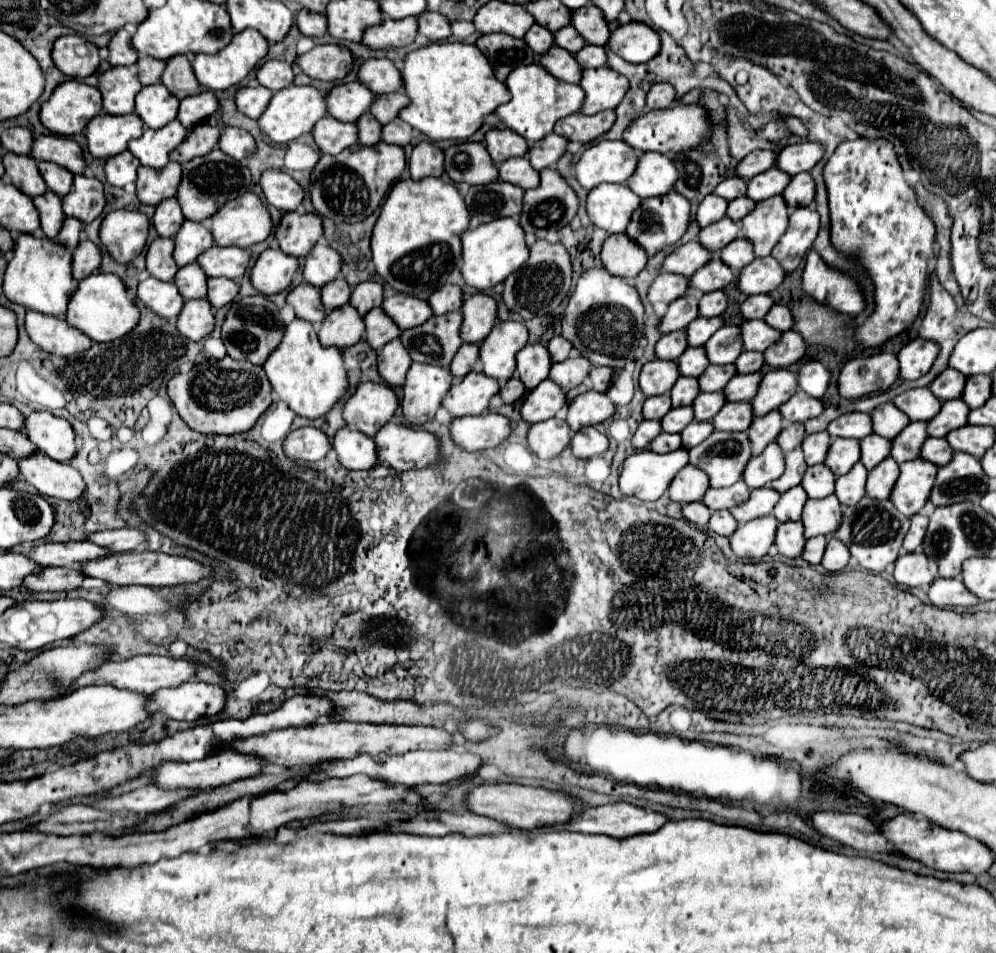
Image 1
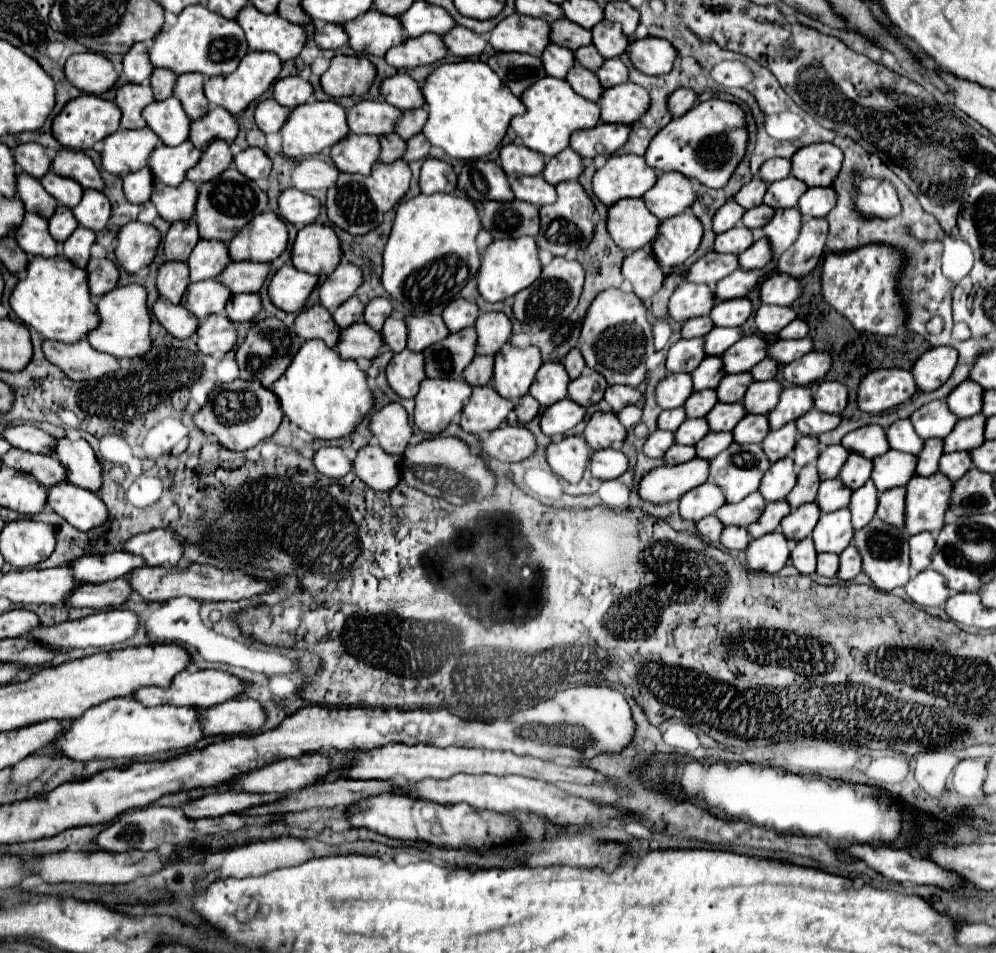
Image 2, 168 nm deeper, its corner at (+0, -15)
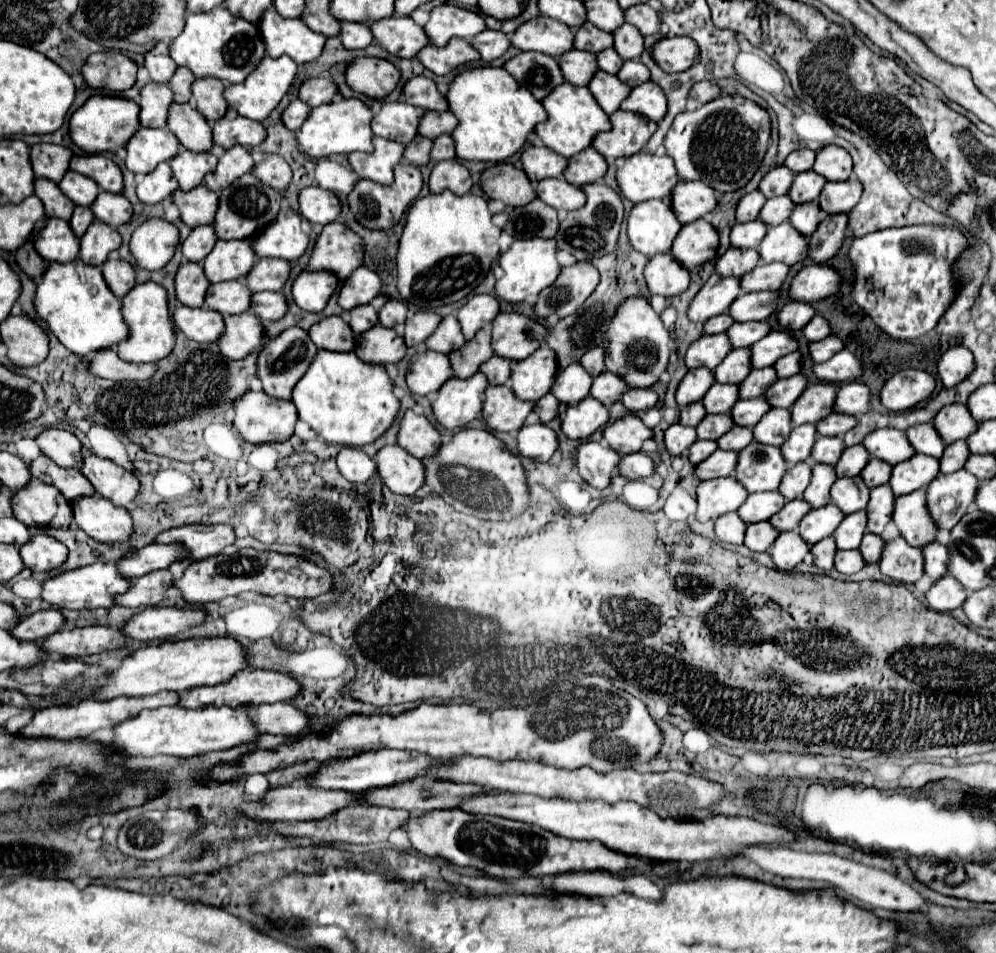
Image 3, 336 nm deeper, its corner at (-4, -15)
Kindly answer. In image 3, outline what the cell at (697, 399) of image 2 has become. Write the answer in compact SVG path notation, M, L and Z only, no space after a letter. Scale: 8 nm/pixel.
M715 382L701 402L705 404L709 414L723 414L723 412L731 412L737 400L739 400L739 384Z

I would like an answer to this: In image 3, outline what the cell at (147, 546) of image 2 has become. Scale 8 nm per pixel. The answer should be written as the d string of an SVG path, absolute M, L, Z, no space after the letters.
M229 524L181 526L159 534L157 542L181 542L189 550L191 560L203 560L207 556L221 554L225 548L229 548L235 542L235 528Z

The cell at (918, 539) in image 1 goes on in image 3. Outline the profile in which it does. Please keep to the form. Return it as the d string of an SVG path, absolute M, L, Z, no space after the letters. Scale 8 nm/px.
M933 542L923 548L923 556L925 556L925 572L933 580L939 580L941 576L945 576L947 560L949 560L947 546L943 546L941 542Z

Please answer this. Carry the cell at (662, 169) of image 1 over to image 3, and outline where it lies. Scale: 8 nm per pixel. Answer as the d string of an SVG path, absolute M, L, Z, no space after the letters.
M681 180L673 190L673 210L681 224L695 222L717 206L715 190L703 182Z

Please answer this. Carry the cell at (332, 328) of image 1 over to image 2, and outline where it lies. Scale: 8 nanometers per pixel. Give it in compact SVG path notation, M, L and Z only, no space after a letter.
M365 322L351 324L339 332L339 344L335 346L339 356L345 360L357 360L357 358L375 358L379 348L383 346L381 334L367 328Z

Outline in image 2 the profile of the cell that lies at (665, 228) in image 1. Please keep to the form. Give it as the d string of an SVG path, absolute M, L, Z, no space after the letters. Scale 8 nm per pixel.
M691 212L663 220L659 224L659 236L655 236L655 240L651 242L659 266L663 270L671 270L683 264L699 248L701 236L703 226Z

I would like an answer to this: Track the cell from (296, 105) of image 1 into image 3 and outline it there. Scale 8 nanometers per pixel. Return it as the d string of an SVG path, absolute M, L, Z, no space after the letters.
M339 98L331 104L313 108L303 128L297 132L297 140L309 158L325 158L331 154L351 154L355 150L373 152L373 132L371 132L373 112L359 98Z

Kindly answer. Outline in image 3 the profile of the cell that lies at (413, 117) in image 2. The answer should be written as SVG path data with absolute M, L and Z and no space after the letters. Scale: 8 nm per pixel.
M427 112L419 124L419 134L427 138L435 138L441 134L451 134L457 128L459 120L451 112Z

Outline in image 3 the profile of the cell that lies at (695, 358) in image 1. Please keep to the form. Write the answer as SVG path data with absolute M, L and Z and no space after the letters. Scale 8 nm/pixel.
M735 348L731 350L725 360L713 370L715 372L715 380L725 384L741 384L741 380L745 380L751 372L751 350L749 348Z

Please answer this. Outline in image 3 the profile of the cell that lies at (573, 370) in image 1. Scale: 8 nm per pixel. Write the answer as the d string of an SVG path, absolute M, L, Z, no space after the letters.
M603 372L593 380L591 386L591 396L597 400L603 400L603 404L609 408L617 400L621 400L623 392L627 392L629 386L627 382L621 380L621 376L615 376L613 372Z

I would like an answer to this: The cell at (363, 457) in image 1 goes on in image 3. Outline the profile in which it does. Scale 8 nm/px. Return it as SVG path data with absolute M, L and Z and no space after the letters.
M385 446L375 456L383 484L395 494L415 494L425 480L423 462L401 446Z

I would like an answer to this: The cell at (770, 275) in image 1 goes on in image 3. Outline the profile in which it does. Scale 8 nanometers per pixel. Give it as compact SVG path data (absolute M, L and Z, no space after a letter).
M811 264L791 280L791 296L799 302L817 302L839 292L843 276L827 264Z

